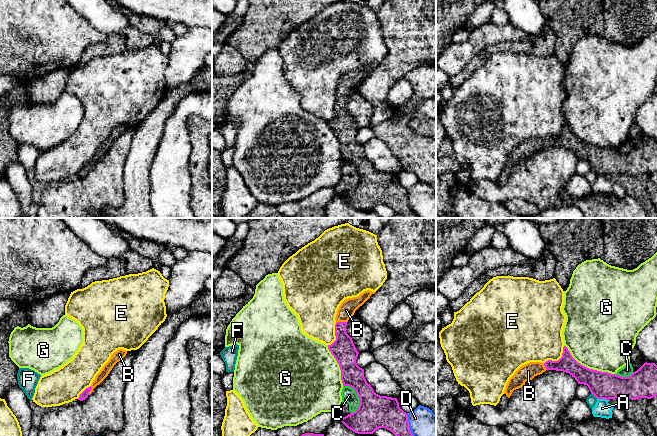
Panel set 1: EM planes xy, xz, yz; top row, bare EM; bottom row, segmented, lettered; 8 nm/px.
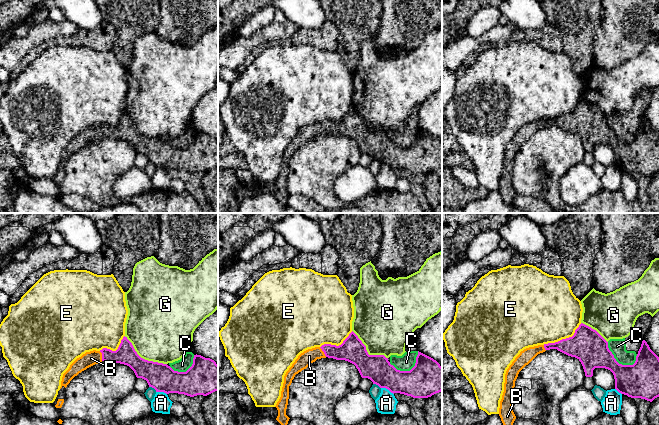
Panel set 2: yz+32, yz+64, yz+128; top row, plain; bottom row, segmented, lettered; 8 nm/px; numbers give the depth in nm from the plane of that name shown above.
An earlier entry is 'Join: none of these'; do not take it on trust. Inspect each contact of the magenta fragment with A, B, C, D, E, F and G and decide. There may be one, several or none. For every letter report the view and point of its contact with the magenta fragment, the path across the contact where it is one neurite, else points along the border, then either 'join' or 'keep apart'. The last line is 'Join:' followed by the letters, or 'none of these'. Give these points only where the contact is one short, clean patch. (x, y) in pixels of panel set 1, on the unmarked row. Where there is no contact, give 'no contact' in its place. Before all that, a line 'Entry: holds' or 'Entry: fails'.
Entry: fails
A: contact yz (602, 174); keep apart
B: contact xz (341, 98); way xz (343, 125), (341, 98), (346, 86); join
C: contact xz (358, 172); keep apart
D: contact xz (408, 203); keep apart
E: contact yz (558, 136); keep apart
F: contact yz (594, 171); keep apart
G: contact yz (588, 144); keep apart
Join: B

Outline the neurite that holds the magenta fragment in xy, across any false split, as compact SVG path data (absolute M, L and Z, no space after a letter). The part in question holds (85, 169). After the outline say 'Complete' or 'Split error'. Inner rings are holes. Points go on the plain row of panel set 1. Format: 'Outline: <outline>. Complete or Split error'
Outline: M119 125L111 131L109 137L103 142L100 148L96 151L90 163L86 164L80 171L78 176L85 176L92 168L93 165L99 161L110 149L114 141L124 134L127 130L126 126Z. Split error

